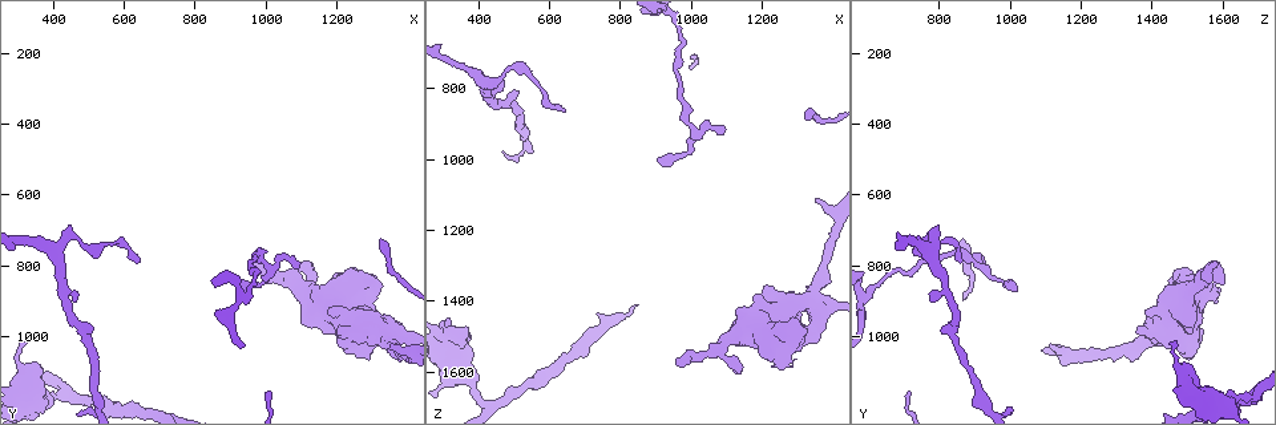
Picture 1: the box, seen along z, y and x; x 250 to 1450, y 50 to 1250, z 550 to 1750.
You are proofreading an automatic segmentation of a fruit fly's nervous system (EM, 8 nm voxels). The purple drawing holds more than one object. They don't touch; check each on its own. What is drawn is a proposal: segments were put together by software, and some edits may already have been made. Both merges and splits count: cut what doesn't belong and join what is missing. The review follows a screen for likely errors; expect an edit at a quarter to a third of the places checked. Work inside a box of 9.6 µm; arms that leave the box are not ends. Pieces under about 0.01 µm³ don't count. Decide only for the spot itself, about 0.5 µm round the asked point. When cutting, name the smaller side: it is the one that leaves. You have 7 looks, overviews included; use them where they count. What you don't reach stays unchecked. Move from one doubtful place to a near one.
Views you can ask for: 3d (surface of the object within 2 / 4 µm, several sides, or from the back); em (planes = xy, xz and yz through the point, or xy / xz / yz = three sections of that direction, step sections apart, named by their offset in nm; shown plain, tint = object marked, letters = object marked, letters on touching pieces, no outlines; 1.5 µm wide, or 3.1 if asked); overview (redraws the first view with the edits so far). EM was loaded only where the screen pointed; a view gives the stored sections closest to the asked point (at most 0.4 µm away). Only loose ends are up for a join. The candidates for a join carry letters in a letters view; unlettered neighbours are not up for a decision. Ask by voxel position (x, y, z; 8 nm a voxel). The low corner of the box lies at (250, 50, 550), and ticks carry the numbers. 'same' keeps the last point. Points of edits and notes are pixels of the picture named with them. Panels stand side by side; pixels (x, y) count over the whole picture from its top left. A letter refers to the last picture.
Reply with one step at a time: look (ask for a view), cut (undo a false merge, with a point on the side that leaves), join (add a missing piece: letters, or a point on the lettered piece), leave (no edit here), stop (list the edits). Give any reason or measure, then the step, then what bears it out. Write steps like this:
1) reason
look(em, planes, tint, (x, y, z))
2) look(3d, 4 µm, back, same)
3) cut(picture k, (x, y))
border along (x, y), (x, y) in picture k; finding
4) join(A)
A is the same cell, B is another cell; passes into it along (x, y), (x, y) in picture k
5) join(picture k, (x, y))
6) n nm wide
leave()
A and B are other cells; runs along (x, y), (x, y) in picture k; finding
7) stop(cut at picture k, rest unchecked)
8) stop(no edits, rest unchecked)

branch stops here
look(3d, 4 µm, (950, 800, 1570))

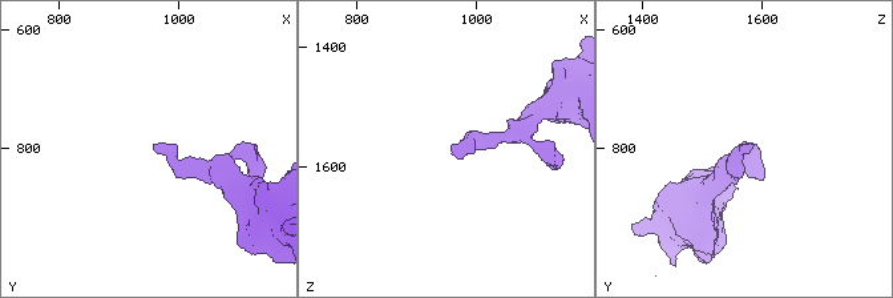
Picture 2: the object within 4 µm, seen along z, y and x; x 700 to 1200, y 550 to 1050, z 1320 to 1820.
need the tissue
look(em, planes, letters, (965, 790, 1575))

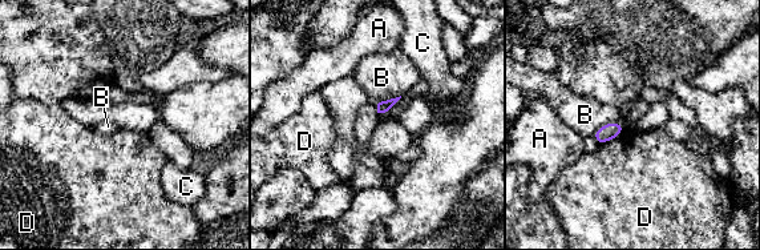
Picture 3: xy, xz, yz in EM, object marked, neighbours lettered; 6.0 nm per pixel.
leave()
A, B, C and D are other cells; none of them fits

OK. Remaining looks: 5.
branch stops here
look(3d, 2 µm, (1170, 900, 1410))

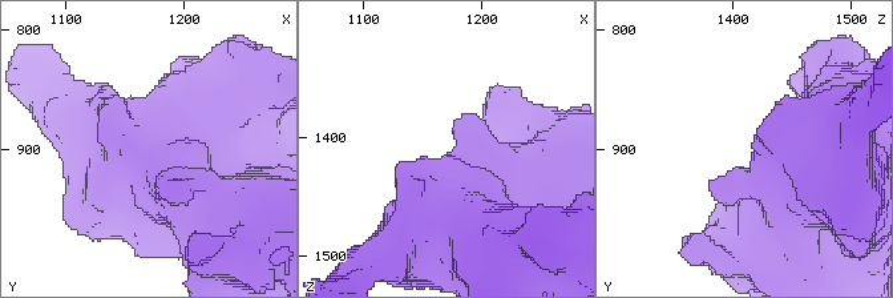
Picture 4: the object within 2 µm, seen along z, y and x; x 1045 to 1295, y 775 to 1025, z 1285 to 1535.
shape alone is not enough
look(em, xy, step 4, tint, (1166, 904, 1416))

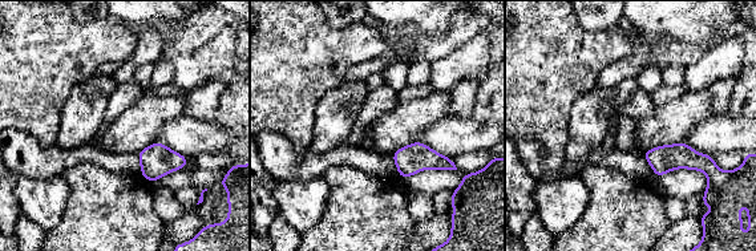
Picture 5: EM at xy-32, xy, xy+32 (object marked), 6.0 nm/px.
another direction
look(em, planes, letters, same)

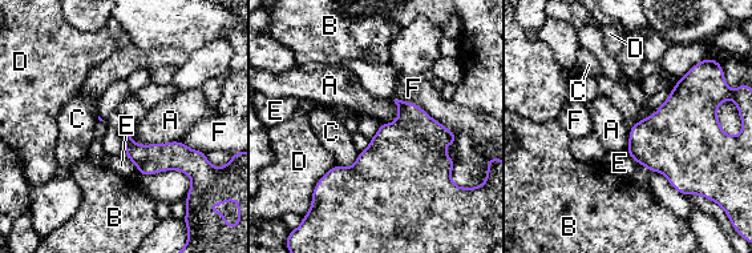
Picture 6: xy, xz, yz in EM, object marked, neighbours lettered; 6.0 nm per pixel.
F touches over 440 nm
leave()
A, B, C, D, E and F are other cells; none of them fits

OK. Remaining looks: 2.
look(em, xz, step 4, letters, (1340, 1030, 1360))

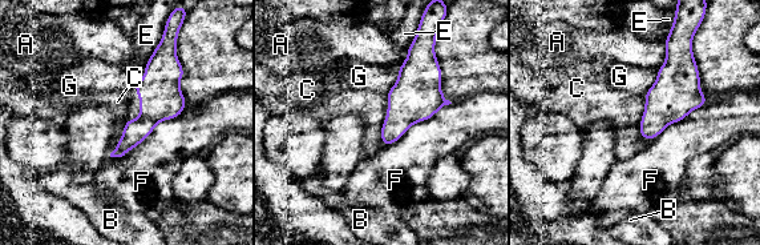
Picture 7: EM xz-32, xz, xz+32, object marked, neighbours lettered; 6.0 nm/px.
140 nm wide
leave()
A, B, C, E, F and G are other cells; border along (642, 95), (639, 135), (651, 140) in picture 7; all the same cell

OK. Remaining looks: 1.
stop(no edits, rest unchecked)

